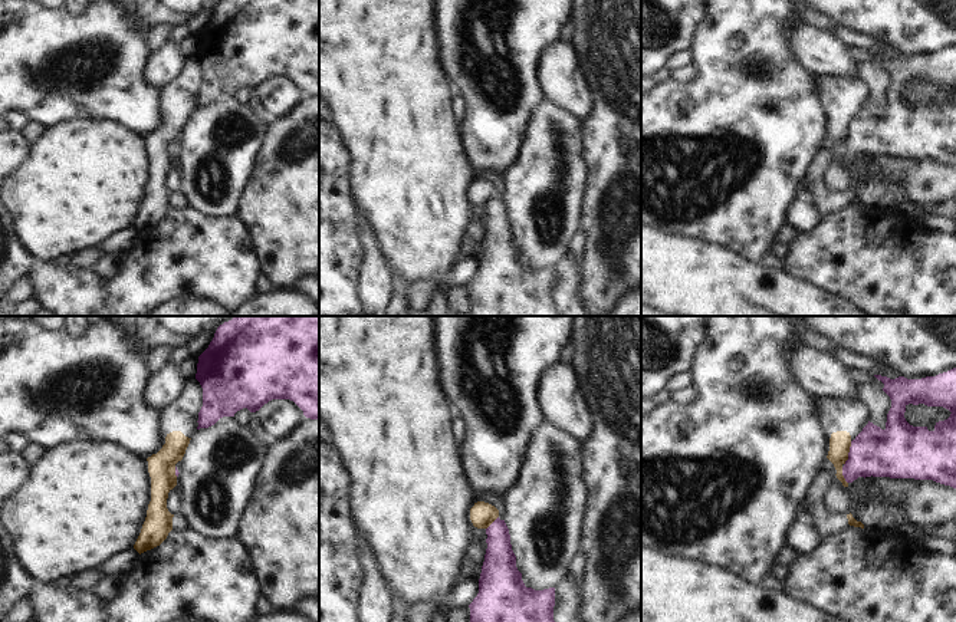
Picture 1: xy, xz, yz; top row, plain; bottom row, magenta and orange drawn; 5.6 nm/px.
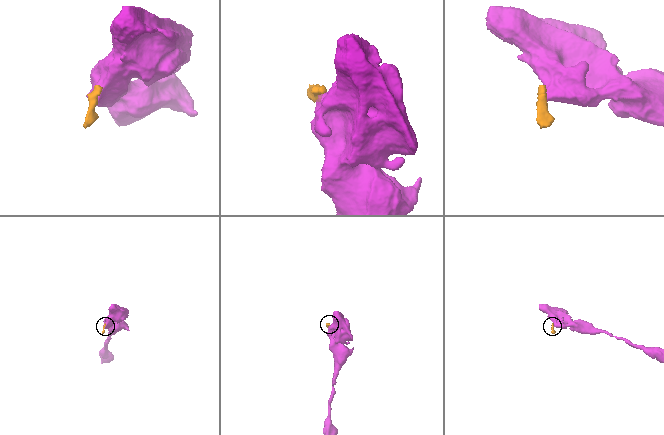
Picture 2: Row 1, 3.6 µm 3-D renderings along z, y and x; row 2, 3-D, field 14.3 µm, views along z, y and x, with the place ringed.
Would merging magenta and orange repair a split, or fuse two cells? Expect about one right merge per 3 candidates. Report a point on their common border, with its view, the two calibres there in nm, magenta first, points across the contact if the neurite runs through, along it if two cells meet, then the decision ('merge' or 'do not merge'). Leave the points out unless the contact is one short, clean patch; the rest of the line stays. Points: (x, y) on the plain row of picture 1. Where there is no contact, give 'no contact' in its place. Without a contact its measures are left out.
contact yz (848, 131); calibres 280 and 120 nm; border yz (851, 119), (848, 137), (844, 142); do not merge

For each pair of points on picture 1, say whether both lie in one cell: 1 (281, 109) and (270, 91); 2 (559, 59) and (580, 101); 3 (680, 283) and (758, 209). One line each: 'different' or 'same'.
1: same
2: same
3: different

